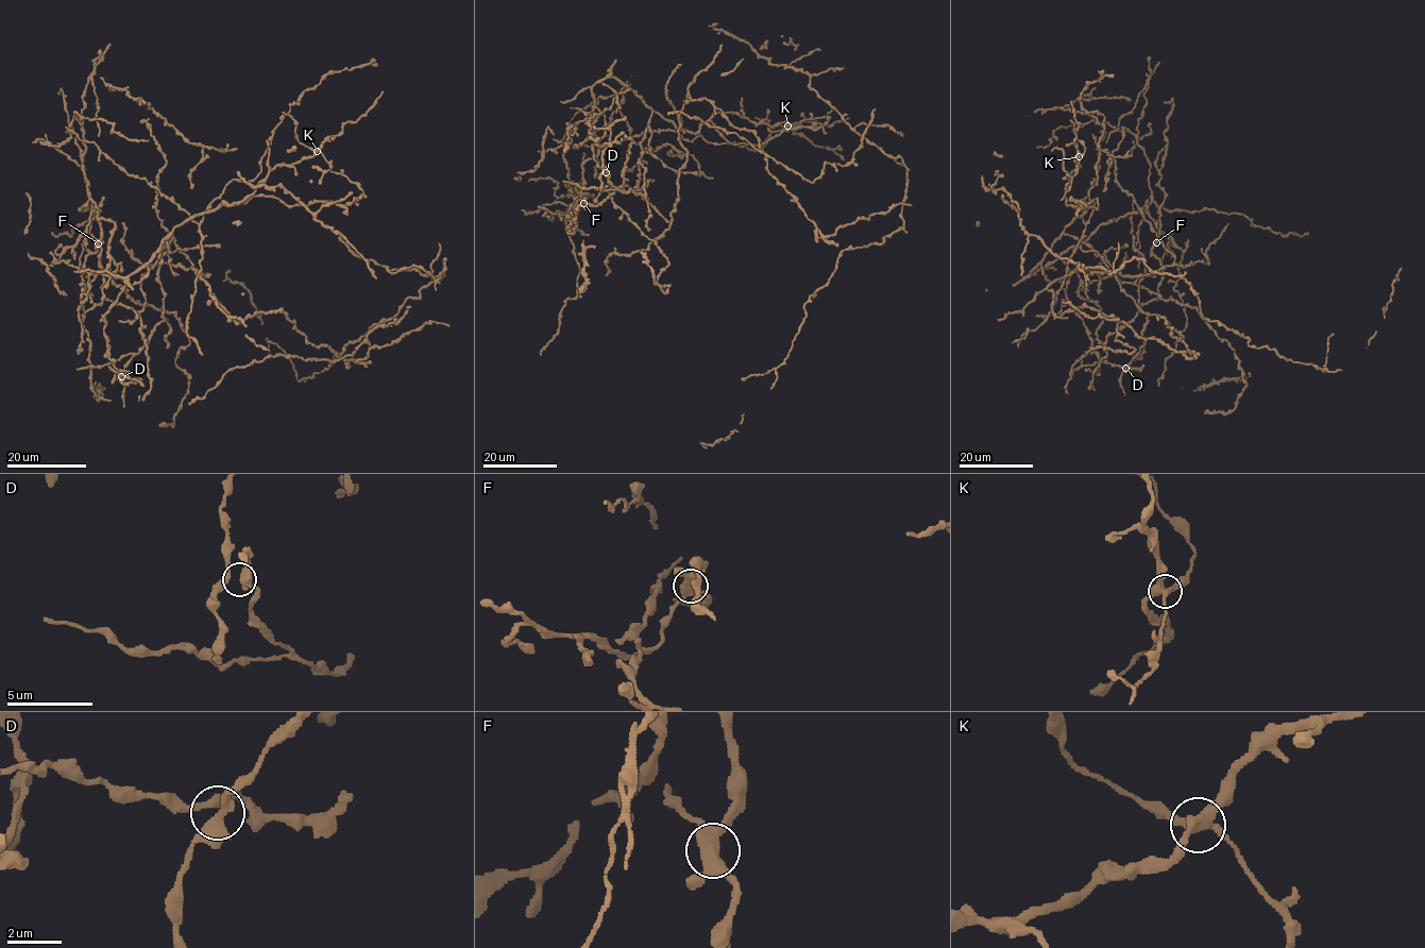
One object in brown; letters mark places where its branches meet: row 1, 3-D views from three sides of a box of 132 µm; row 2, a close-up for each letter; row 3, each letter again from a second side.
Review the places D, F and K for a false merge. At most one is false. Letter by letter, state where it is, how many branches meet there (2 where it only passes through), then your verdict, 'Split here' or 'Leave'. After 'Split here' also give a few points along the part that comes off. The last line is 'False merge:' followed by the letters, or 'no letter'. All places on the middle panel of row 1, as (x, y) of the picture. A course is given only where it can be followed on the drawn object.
D: Place: (606, 172). Branches: 4. Leave
F: Place: (583, 203). Branches: 4. Leave
K: Place: (787, 125). Branches: 4. Split here. Course of the part to remove: (787, 125), (825, 117), (833, 106)
False merge: K

